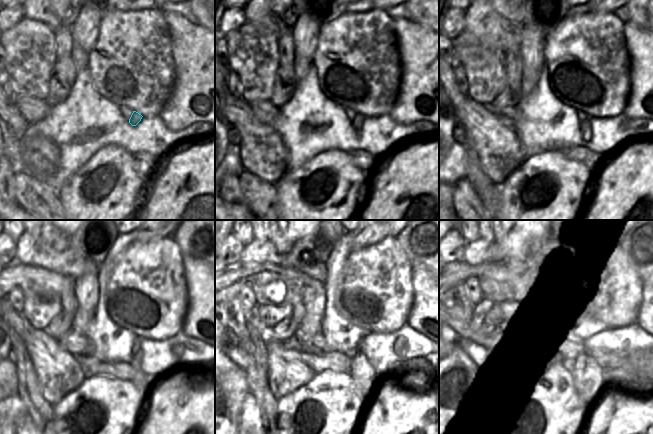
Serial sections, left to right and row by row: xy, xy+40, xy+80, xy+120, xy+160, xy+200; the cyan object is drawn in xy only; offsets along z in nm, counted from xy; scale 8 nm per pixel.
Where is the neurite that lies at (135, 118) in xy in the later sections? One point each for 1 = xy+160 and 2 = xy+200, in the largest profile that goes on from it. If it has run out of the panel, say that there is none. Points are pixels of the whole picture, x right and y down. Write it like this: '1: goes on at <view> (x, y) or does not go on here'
1: goes on at xy+160 (366, 379)
2: goes on at xy+200 (588, 379)

